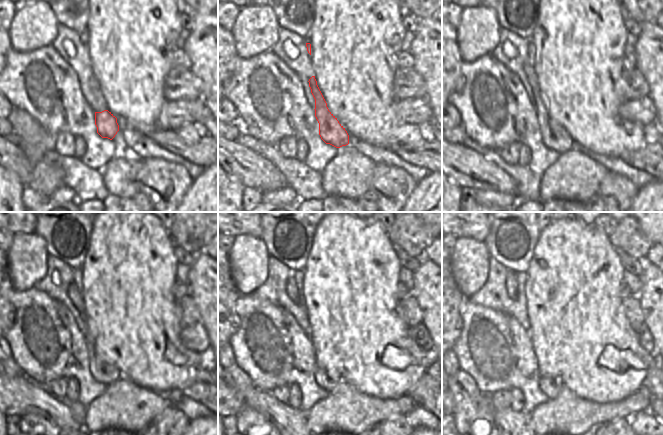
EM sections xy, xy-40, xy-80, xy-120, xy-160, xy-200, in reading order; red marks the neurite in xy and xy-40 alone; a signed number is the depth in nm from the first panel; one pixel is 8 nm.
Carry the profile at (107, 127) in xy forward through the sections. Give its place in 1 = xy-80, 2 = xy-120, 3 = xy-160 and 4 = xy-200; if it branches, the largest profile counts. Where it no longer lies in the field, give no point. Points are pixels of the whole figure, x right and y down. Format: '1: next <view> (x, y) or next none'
1: next xy-80 (555, 137)
2: next xy-120 (105, 373)
3: next xy-160 (327, 379)
4: next xy-200 (551, 386)

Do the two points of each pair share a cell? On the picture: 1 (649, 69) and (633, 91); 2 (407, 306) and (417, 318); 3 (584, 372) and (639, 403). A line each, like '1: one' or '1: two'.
1: two
2: one
3: two

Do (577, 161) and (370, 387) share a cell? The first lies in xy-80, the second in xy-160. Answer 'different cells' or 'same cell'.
different cells

